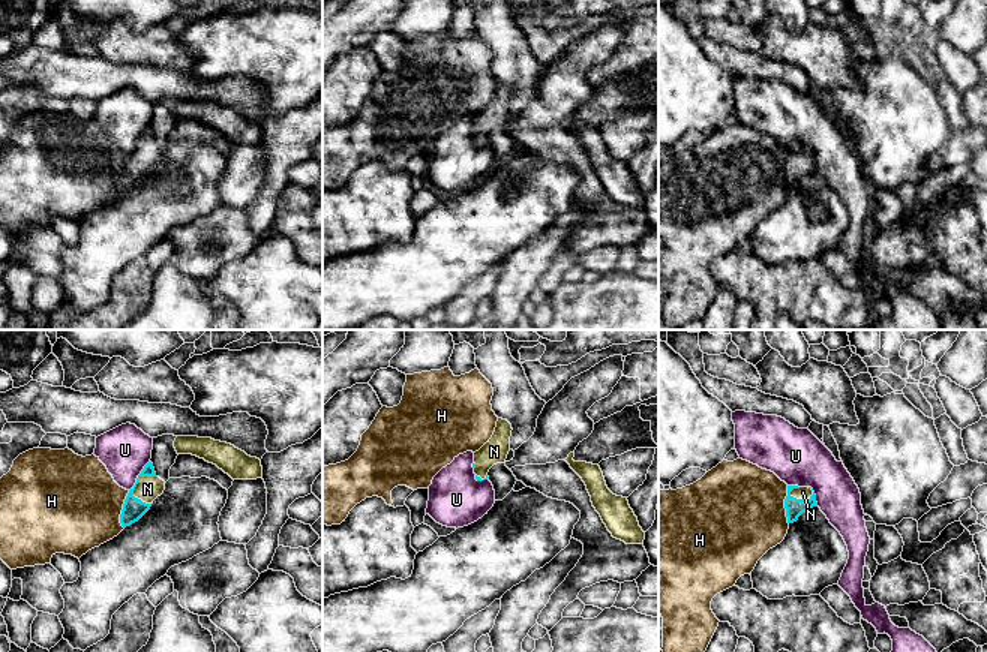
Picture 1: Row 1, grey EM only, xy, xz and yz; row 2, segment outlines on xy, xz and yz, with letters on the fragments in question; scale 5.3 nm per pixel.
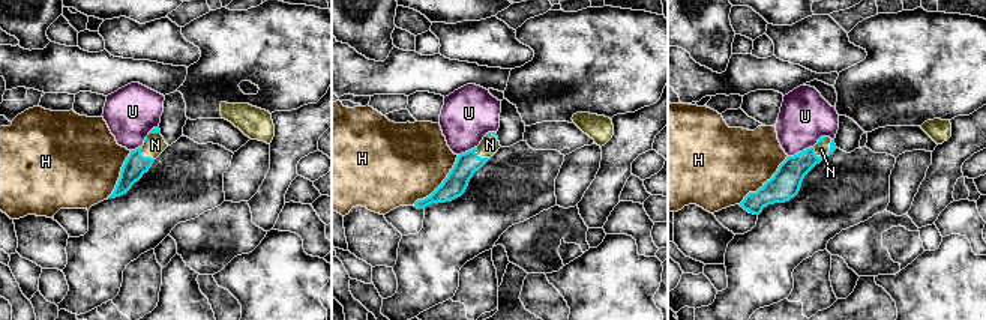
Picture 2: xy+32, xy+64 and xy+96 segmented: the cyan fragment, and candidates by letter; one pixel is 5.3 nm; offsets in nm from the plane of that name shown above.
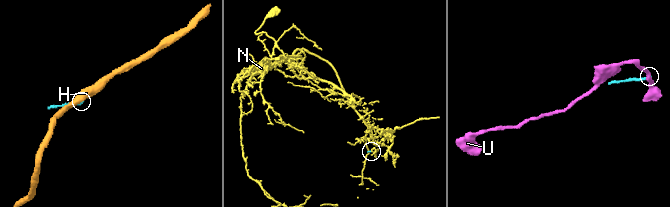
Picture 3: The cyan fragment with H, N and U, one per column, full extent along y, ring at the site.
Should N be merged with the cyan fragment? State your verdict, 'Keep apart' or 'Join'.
Join

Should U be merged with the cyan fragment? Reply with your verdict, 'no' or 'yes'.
no

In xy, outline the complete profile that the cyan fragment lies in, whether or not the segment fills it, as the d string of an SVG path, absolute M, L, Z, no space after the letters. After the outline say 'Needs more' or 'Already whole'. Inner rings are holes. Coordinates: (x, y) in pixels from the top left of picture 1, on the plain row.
M148 126L124 163L120 178L122 190L126 192L138 186L150 174L153 165L164 157L164 154L165 145L156 139L153 127Z. Needs more

